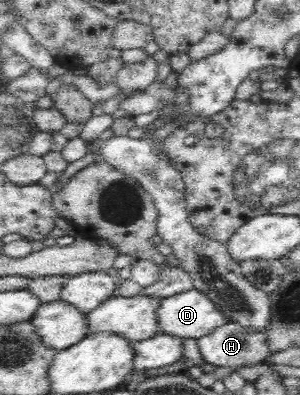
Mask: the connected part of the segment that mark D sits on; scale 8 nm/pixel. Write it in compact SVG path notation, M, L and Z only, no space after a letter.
M195 288L162 299L154 317L159 334L174 340L197 340L230 322L221 315L217 305Z

